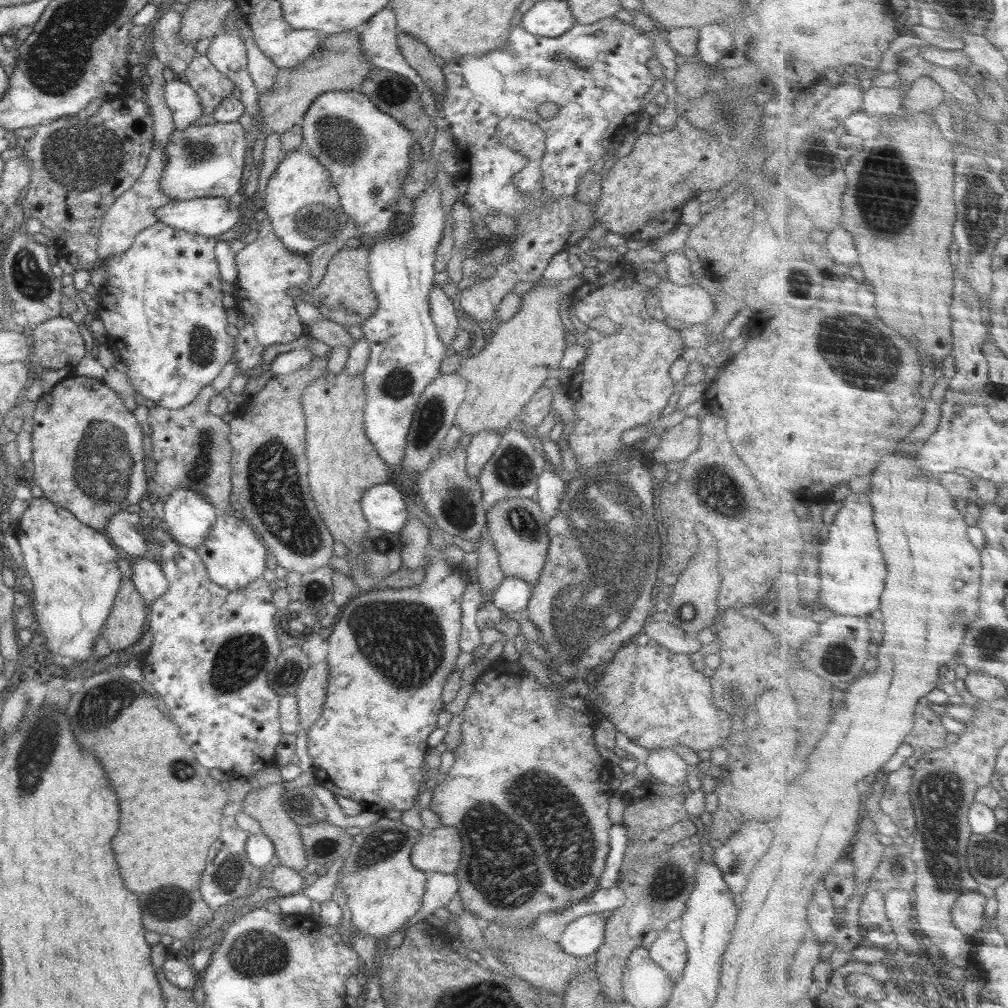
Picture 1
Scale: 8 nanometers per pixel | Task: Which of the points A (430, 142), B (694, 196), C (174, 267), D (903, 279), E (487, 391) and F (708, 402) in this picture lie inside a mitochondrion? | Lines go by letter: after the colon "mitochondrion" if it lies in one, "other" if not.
A: other
B: other
C: other
D: other
E: other
F: other

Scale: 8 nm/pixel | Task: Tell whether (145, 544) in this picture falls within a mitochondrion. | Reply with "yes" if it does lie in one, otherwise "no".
no

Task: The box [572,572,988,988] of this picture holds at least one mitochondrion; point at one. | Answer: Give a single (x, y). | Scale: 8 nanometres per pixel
(940, 798)

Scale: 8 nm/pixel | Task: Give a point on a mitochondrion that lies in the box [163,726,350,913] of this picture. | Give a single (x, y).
(228, 865)

